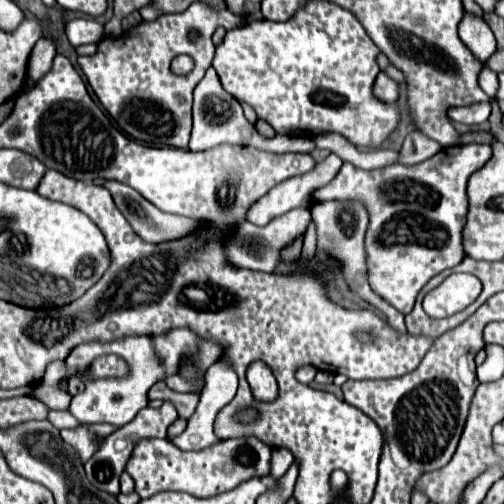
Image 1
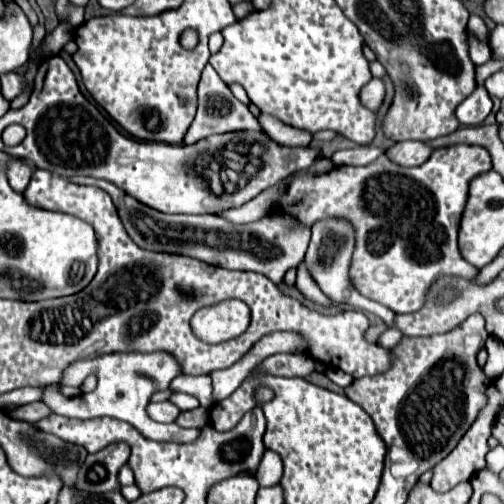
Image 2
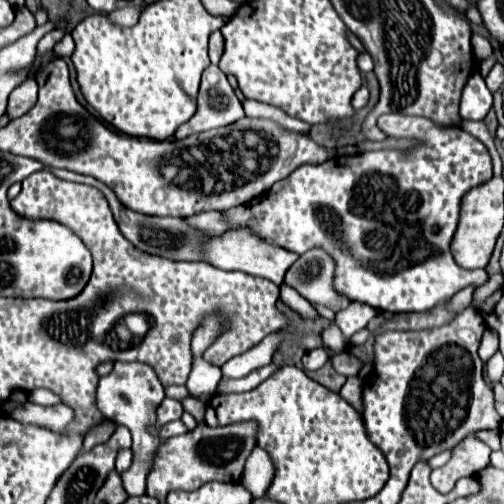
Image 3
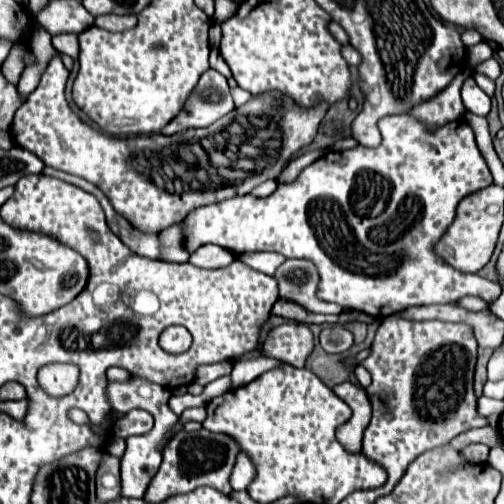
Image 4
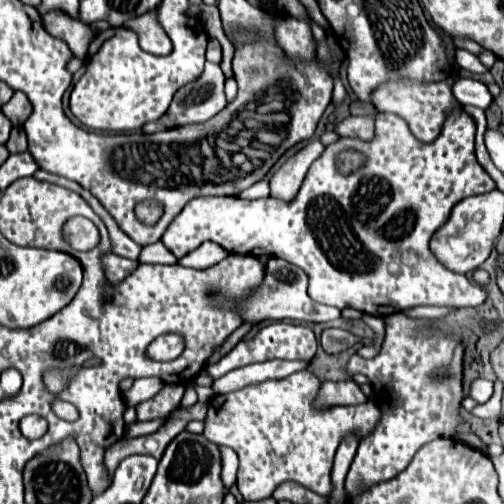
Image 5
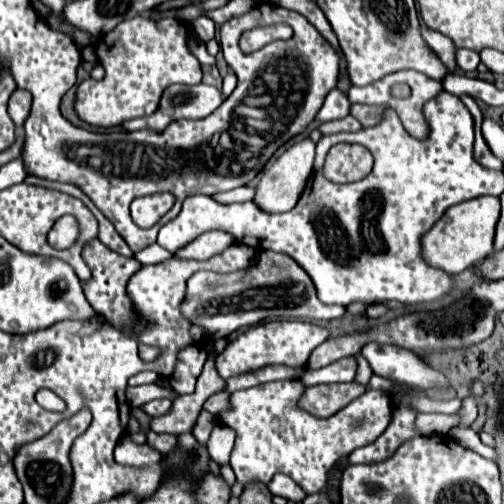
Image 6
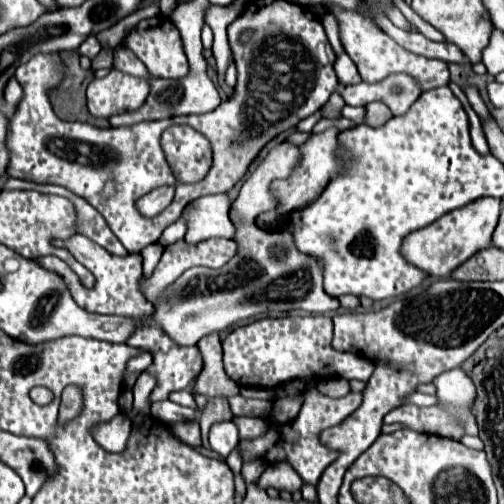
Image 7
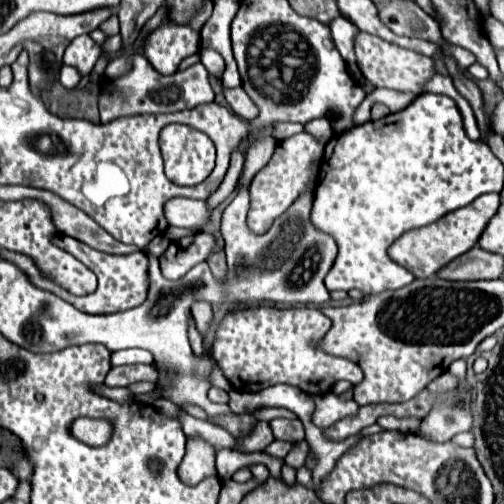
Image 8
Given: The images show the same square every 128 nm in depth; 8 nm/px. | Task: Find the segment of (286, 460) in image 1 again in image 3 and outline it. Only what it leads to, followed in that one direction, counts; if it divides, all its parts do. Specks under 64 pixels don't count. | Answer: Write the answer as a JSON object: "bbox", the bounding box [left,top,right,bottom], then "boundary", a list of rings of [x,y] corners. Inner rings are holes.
{"bbox":[242,446,276,498],"boundary":[[[258,446],[252,450],[248,462],[246,462],[246,470],[242,474],[242,484],[252,492],[254,498],[262,498],[266,494],[266,490],[272,484],[276,470],[272,464],[272,458],[268,454],[264,454],[264,450]]]}

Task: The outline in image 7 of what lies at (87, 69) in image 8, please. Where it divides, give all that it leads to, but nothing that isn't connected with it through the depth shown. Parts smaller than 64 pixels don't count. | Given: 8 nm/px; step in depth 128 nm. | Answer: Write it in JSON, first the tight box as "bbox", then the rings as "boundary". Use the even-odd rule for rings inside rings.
{"bbox":[80,36,102,58],"boundary":[[[88,36],[88,38],[80,44],[80,56],[94,58],[100,50],[102,50],[102,46],[100,46],[100,42],[96,40],[96,36]]]}

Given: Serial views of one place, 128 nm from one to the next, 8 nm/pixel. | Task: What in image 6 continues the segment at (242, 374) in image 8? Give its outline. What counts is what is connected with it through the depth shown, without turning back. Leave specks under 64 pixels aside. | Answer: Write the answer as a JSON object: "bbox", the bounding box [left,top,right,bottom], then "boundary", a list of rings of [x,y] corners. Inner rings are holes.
{"bbox":[216,320,328,378],"boundary":[[[276,320],[258,324],[238,338],[230,340],[226,350],[216,358],[216,370],[222,378],[236,376],[240,372],[250,372],[268,364],[286,364],[286,366],[306,366],[310,352],[328,338],[328,330],[300,320]]]}

